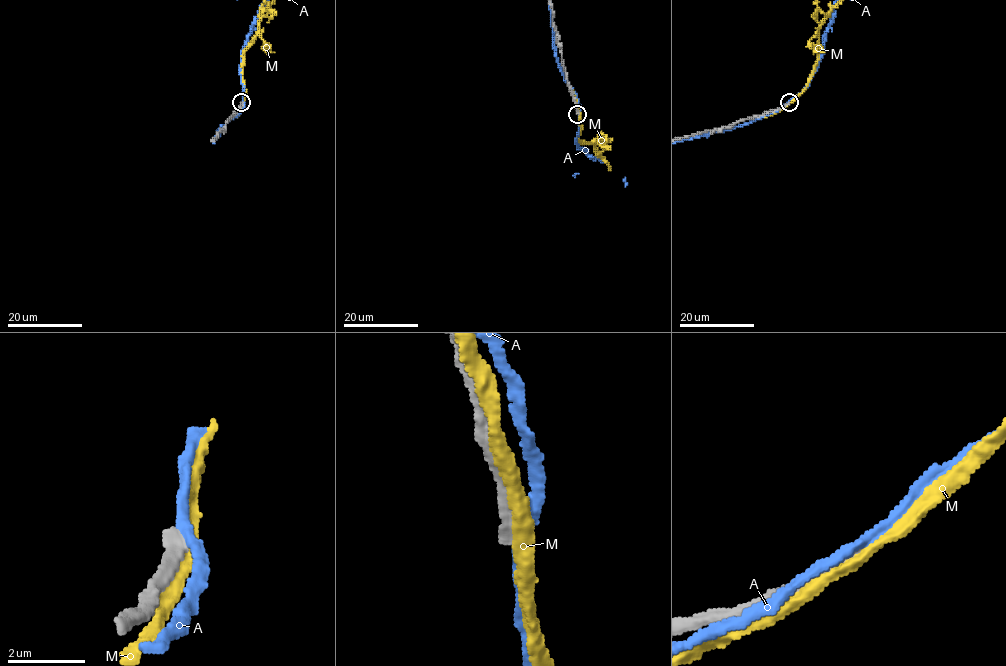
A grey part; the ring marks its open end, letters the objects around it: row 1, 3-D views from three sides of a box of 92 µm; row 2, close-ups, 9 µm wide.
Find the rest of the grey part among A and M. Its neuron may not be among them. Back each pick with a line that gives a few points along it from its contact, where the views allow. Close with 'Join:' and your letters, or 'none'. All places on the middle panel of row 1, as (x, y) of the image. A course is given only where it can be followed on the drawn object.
Join: none

